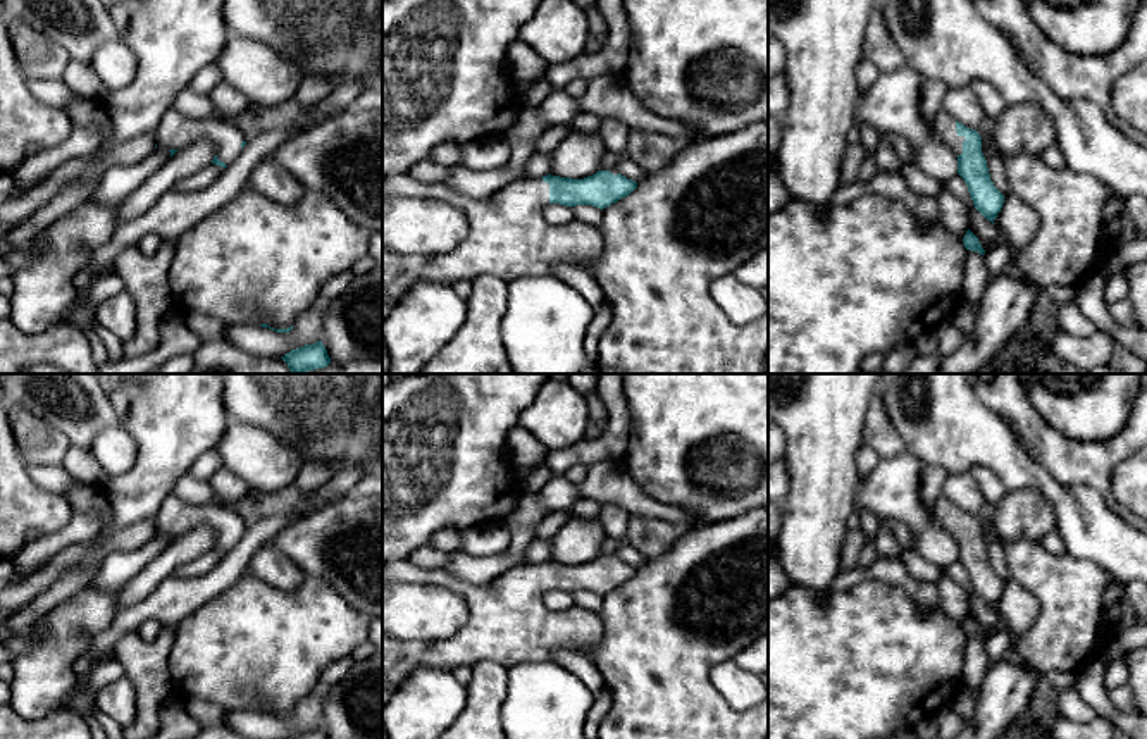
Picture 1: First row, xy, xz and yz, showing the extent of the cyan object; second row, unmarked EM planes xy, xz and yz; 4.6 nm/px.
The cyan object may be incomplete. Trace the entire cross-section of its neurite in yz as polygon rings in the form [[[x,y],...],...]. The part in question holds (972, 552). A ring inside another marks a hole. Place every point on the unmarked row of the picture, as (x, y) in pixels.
[[[944,494],[937,500],[933,512],[958,541],[958,560],[964,565],[975,594],[994,610],[1002,594],[1004,581],[990,567],[980,520],[958,508]]]

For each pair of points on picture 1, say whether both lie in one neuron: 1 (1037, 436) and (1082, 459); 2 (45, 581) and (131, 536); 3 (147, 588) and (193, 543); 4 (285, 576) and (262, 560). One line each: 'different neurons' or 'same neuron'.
1: same neuron
2: same neuron
3: same neuron
4: same neuron

